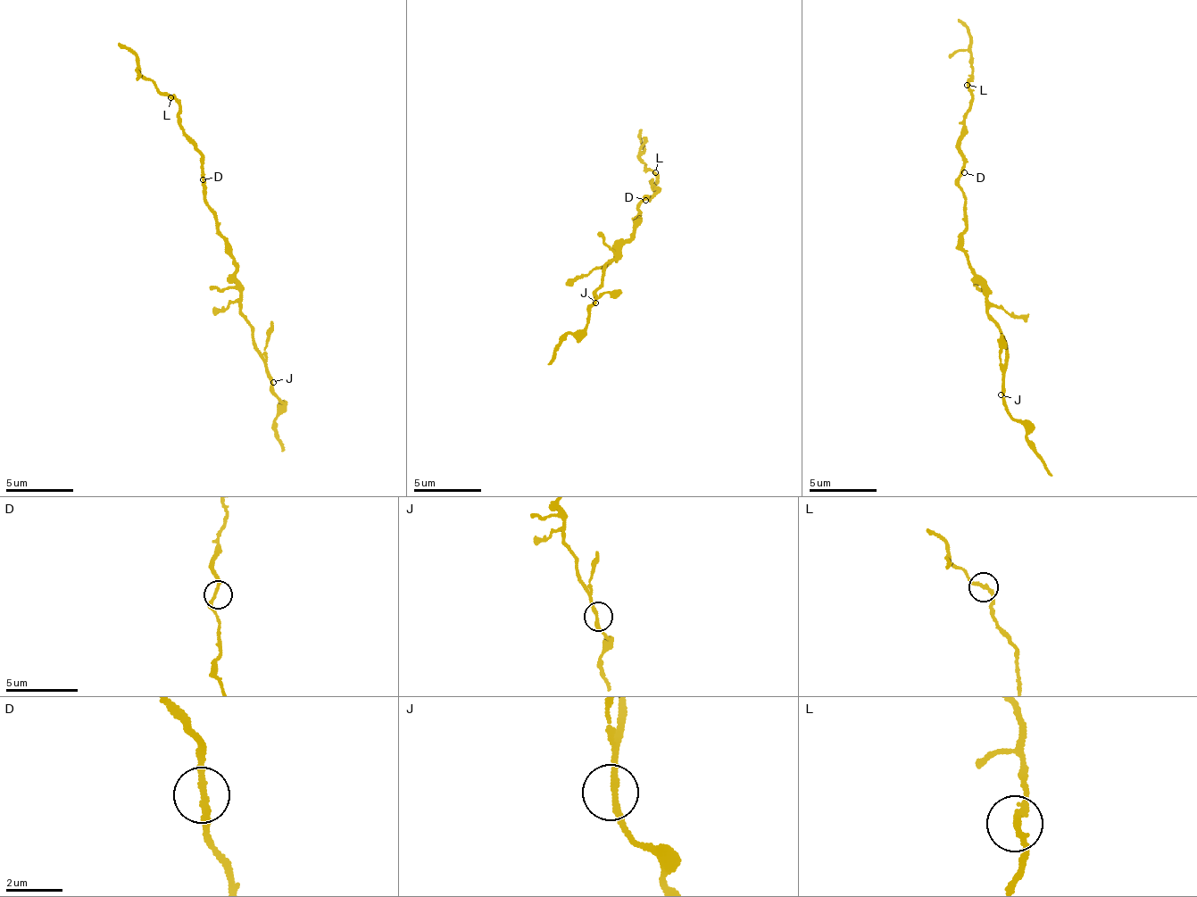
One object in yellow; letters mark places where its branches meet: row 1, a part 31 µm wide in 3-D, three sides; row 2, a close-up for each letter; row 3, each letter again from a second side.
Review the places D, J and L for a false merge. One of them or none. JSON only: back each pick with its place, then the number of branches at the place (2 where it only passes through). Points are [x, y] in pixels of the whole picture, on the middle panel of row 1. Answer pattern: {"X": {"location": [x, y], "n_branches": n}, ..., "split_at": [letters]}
{"split_at": []}

